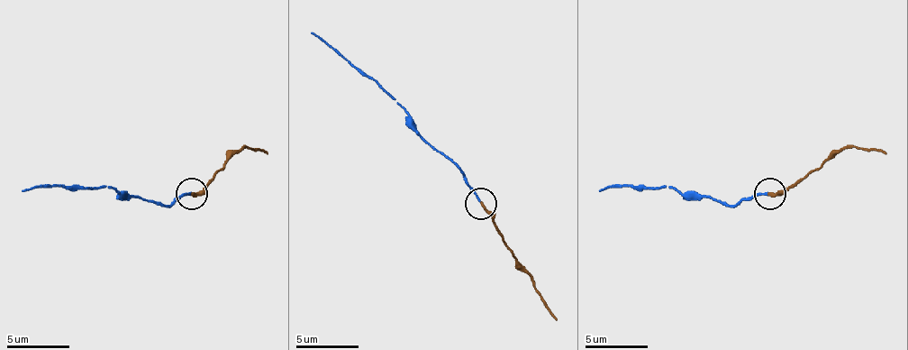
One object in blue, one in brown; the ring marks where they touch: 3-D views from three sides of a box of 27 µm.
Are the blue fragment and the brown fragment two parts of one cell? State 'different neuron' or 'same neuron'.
different neuron

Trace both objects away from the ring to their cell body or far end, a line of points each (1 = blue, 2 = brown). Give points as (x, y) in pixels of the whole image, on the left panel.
1: (191, 195), (159, 204), (112, 188), (33, 185), (21, 191)
2: (191, 195), (206, 185), (241, 147), (267, 153)

